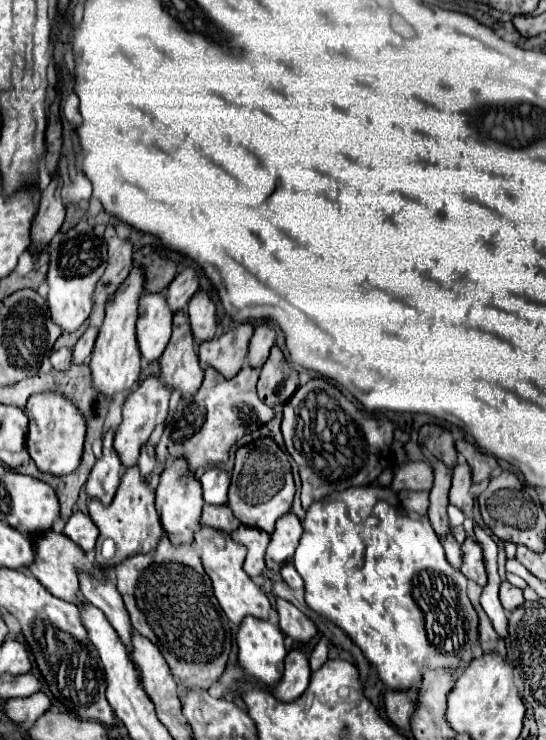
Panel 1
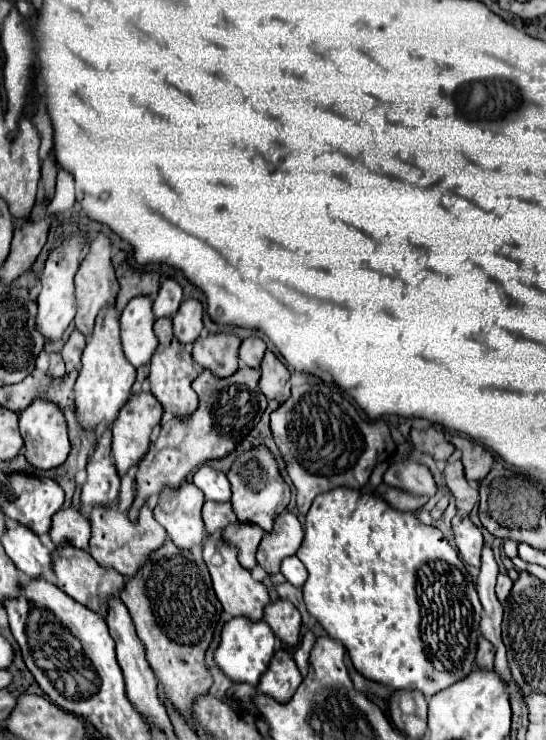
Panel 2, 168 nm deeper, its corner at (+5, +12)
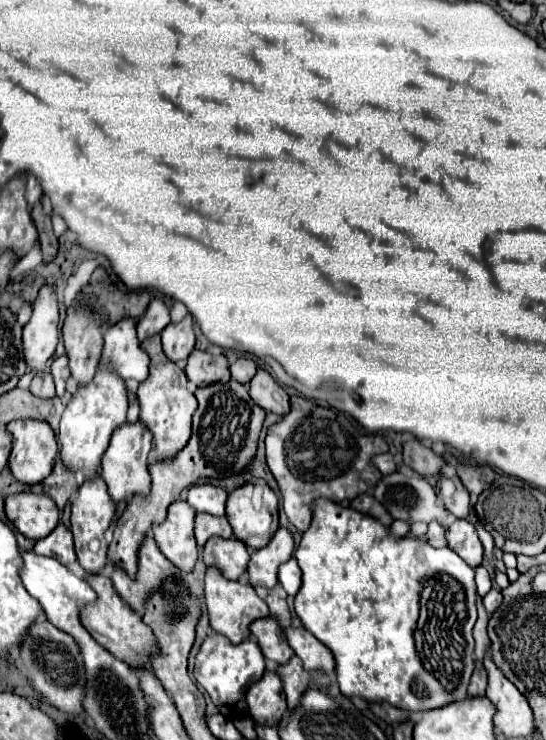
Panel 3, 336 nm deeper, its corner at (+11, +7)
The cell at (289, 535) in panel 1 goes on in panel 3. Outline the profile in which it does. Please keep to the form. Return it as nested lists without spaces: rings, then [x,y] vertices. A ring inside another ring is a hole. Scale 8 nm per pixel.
[[[279,527],[269,545],[251,551],[251,561],[249,561],[249,583],[253,587],[263,585],[267,589],[277,585],[277,569],[285,561],[289,561],[293,555],[293,535],[289,529]]]

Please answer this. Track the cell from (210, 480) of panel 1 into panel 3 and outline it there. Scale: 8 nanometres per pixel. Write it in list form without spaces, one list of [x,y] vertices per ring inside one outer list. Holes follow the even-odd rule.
[[[197,483],[197,485],[191,485],[187,491],[187,503],[197,513],[225,515],[225,499],[227,499],[227,493],[221,487],[215,487],[211,483]]]

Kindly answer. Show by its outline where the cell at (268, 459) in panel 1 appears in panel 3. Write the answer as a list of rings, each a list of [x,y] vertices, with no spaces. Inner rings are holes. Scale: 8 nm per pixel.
[[[253,477],[251,481],[233,489],[227,497],[227,519],[233,527],[233,535],[237,539],[241,539],[251,549],[261,549],[275,535],[275,531],[279,527],[277,509],[279,509],[279,499],[273,493],[273,489],[267,485],[265,479],[255,479]]]

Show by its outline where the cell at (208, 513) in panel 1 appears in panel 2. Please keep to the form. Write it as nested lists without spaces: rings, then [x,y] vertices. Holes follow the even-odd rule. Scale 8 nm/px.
[[[205,502],[203,506],[203,522],[205,522],[205,528],[209,532],[209,536],[215,536],[219,534],[225,526],[229,524],[237,524],[237,516],[231,508],[231,504],[215,504],[215,502]]]

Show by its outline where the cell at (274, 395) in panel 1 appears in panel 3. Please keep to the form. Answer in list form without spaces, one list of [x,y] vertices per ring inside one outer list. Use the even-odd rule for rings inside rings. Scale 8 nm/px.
[[[259,369],[251,379],[249,395],[265,411],[273,411],[277,415],[285,415],[289,411],[289,395],[265,369]]]

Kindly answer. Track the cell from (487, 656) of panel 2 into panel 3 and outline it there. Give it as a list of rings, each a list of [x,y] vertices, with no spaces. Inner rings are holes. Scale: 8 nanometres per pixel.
[[[477,661],[475,663],[475,671],[471,675],[471,683],[469,683],[469,695],[485,695],[485,687],[487,687],[487,673],[483,669],[483,663]]]

